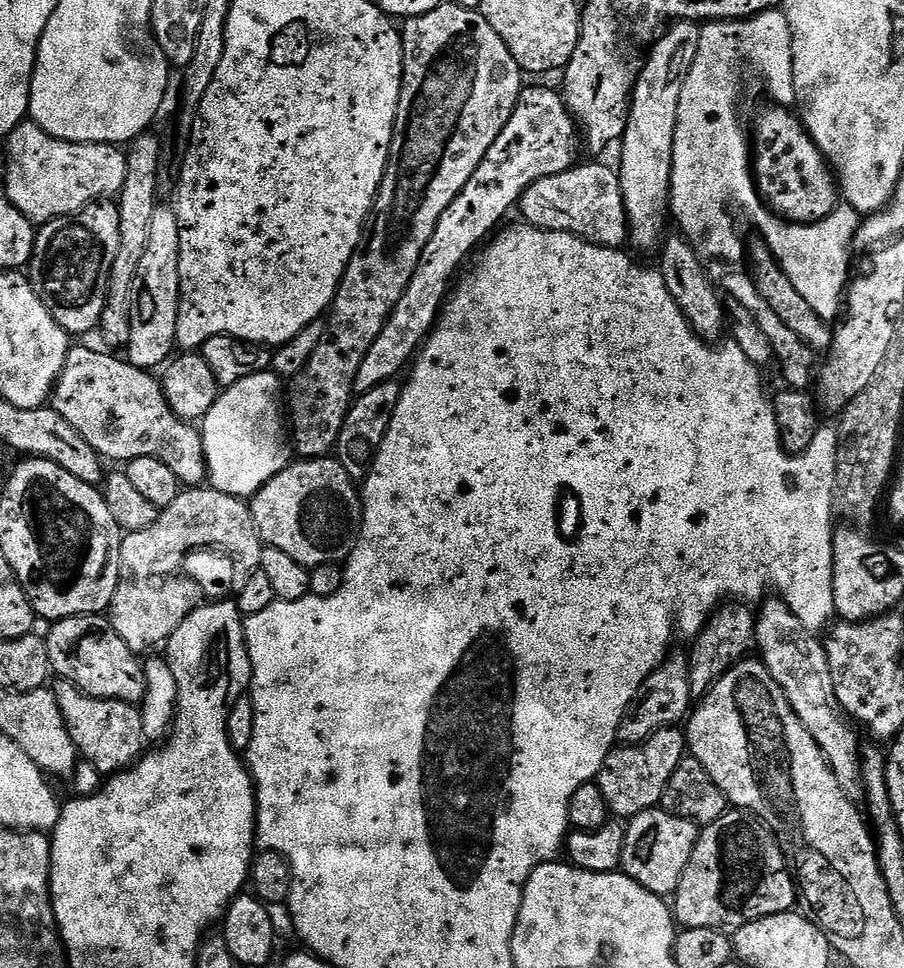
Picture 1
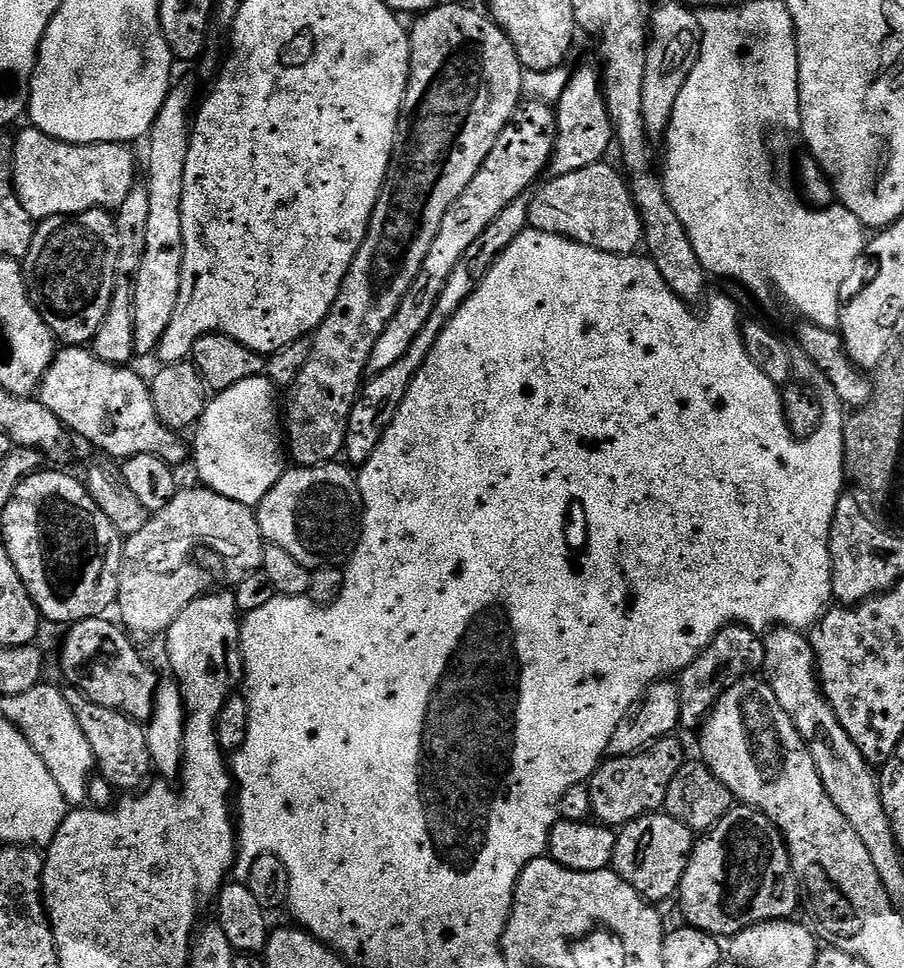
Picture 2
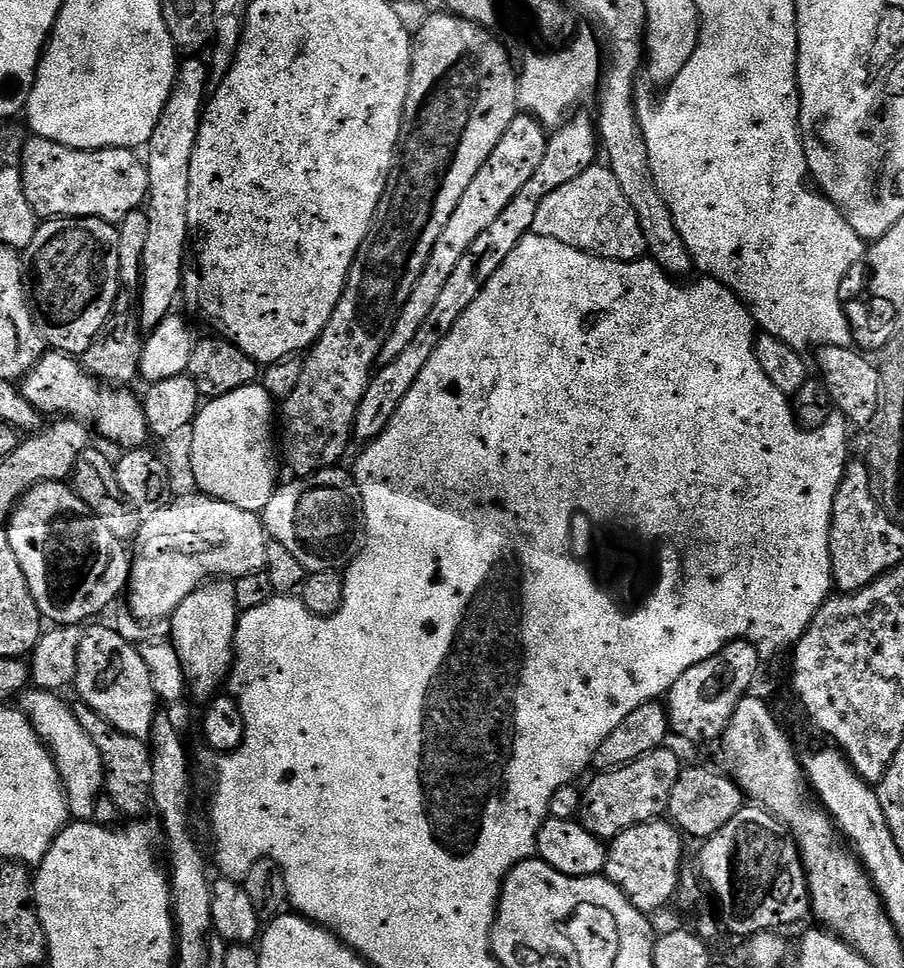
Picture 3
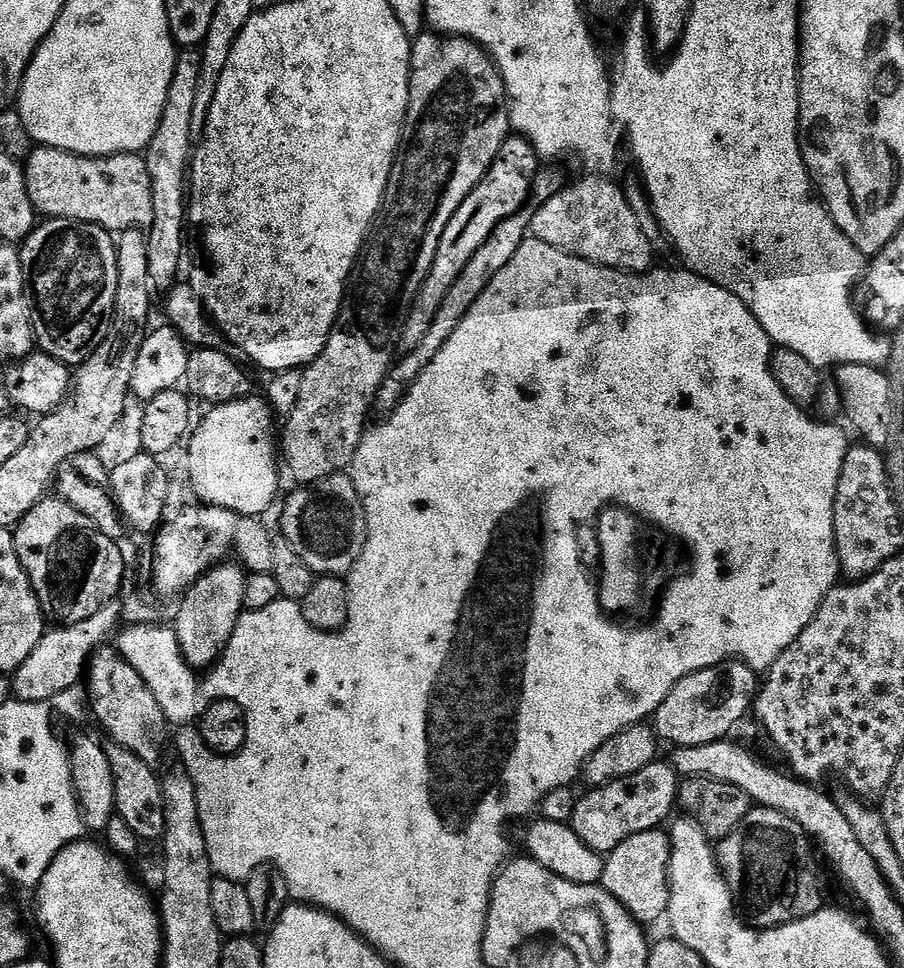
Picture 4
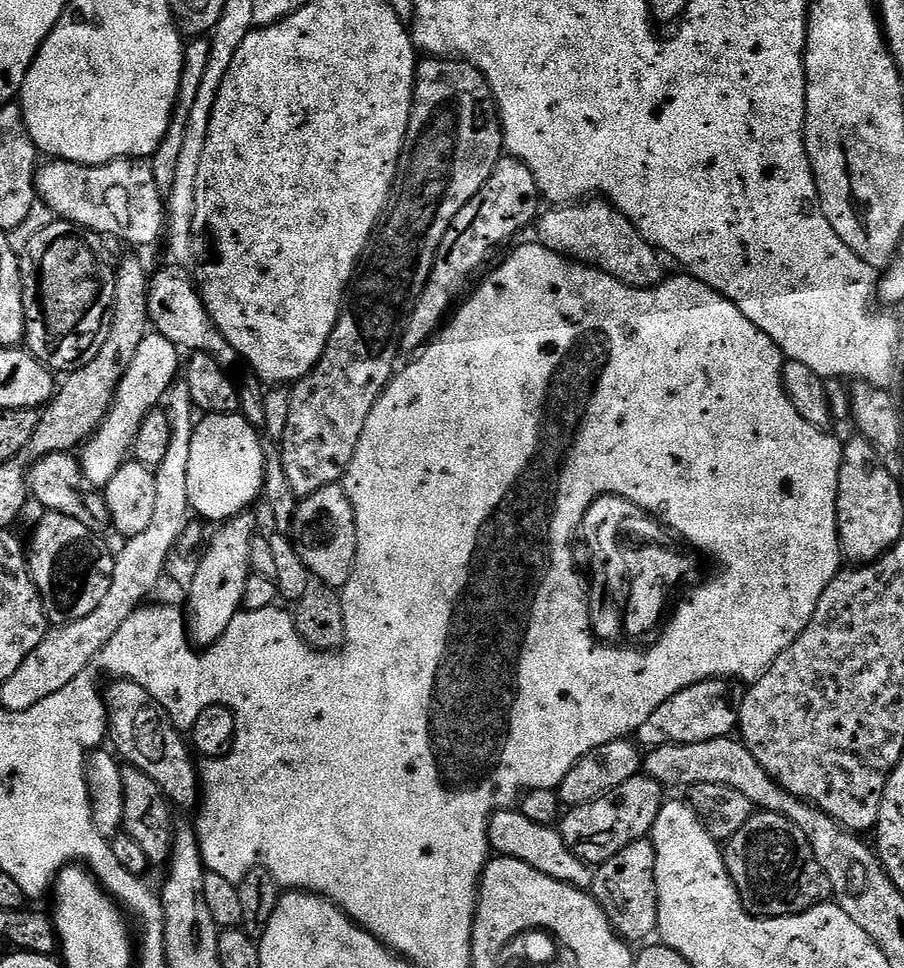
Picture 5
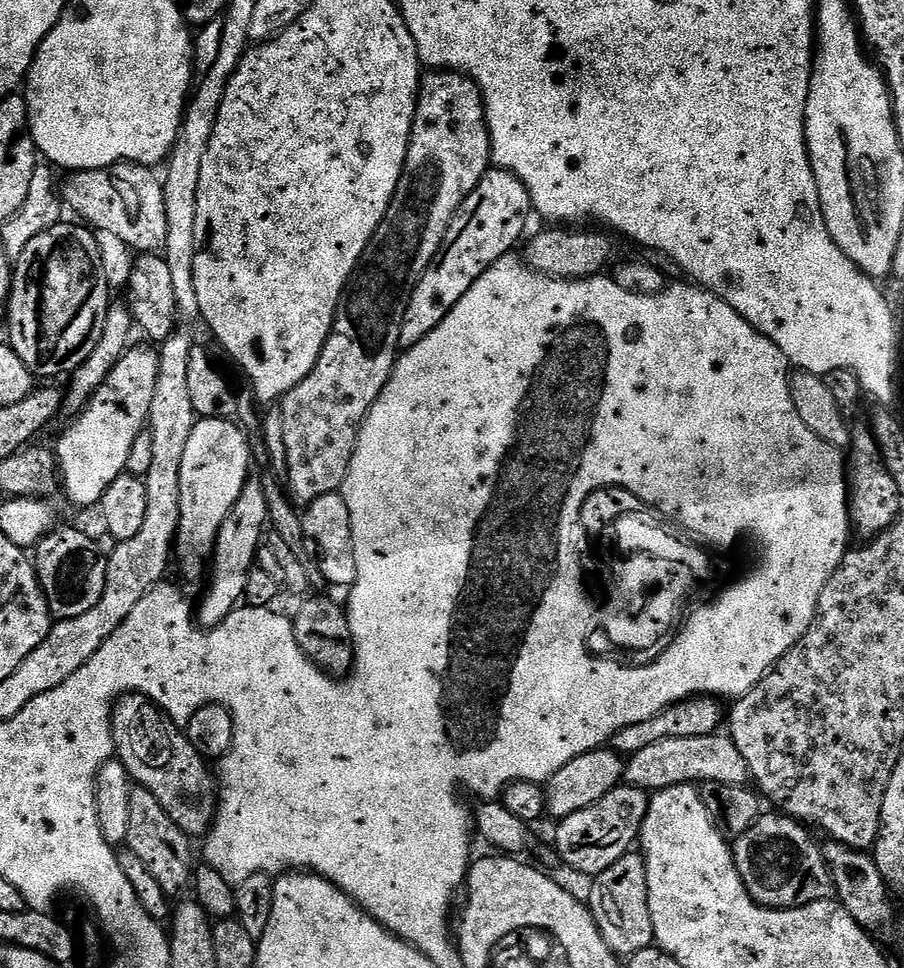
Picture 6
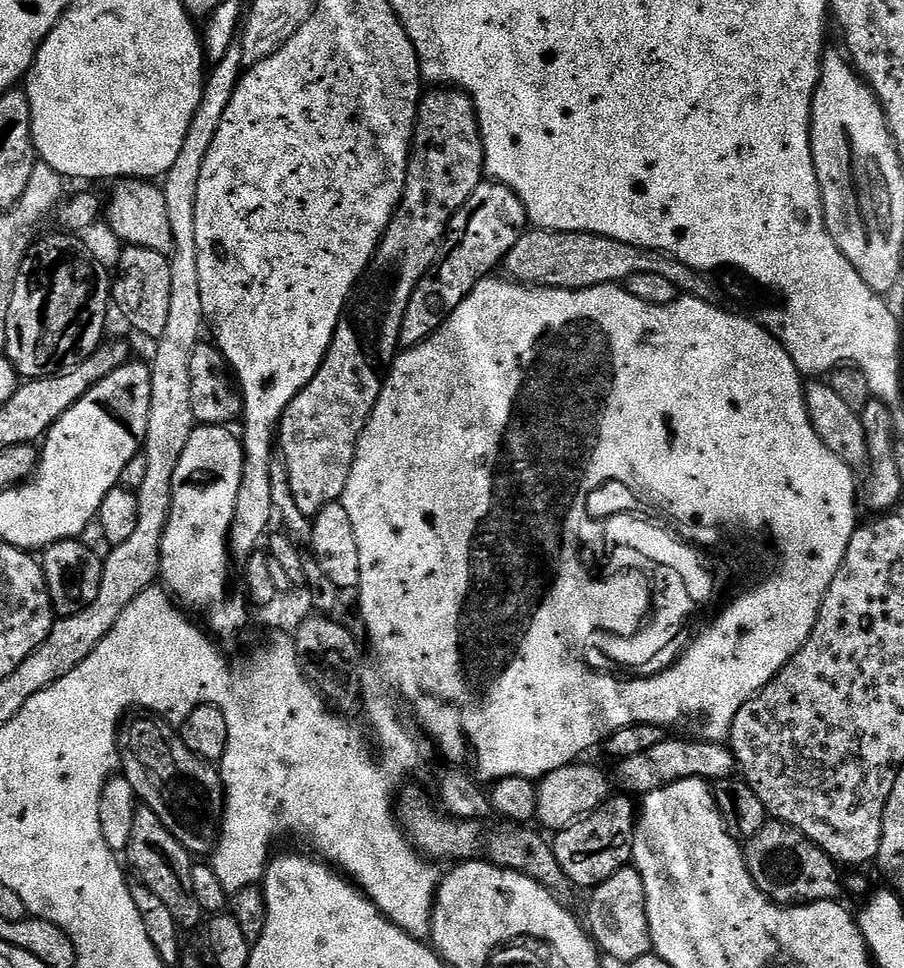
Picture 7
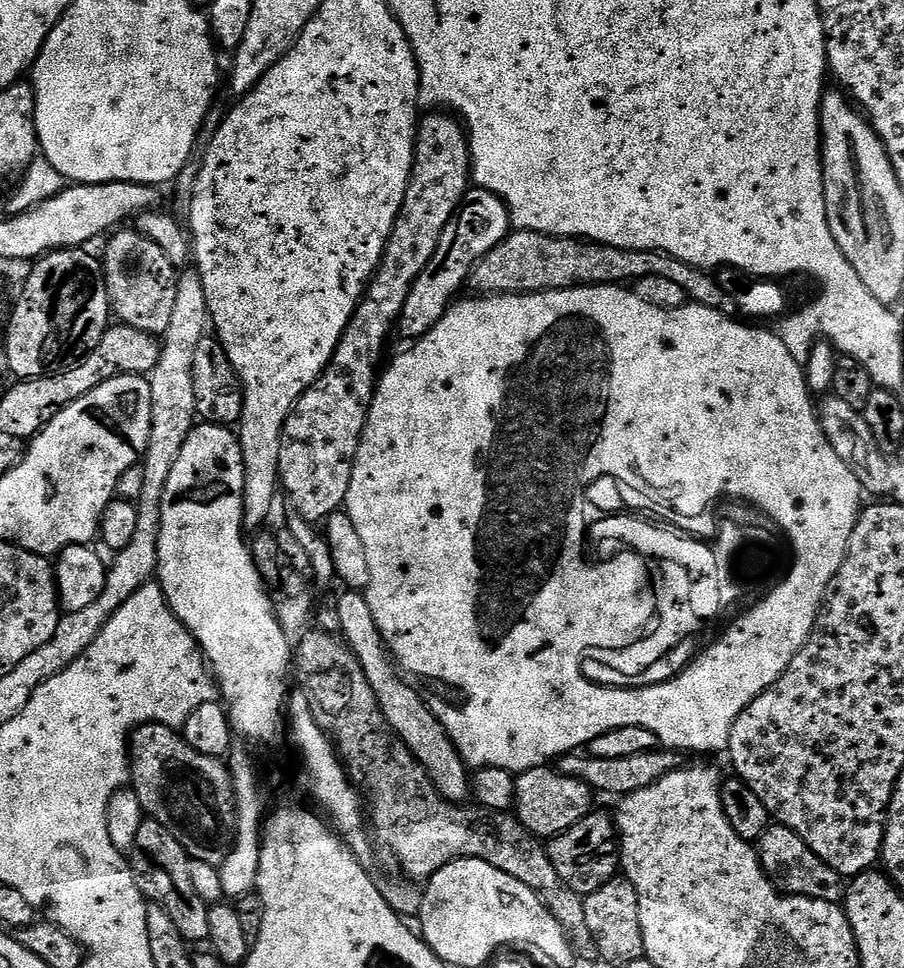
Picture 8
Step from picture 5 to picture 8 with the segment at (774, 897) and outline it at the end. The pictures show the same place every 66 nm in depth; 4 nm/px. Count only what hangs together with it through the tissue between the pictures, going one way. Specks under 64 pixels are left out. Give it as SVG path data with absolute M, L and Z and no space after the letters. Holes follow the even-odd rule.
M769 826L758 841L760 868L768 875L768 881L776 887L777 892L786 896L805 896L811 900L821 900L831 904L840 904L846 895L842 878L794 830L779 826Z

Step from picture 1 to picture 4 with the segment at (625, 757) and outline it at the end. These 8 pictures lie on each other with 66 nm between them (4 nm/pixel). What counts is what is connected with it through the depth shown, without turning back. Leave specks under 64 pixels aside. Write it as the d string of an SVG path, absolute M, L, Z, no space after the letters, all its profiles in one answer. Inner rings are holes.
M657 762L650 766L642 766L638 774L630 774L626 778L618 778L601 788L588 790L576 801L576 809L570 825L574 834L590 848L601 854L612 852L626 838L634 834L642 834L651 828L660 828L663 820L673 815L678 804L680 780L676 769L668 762Z

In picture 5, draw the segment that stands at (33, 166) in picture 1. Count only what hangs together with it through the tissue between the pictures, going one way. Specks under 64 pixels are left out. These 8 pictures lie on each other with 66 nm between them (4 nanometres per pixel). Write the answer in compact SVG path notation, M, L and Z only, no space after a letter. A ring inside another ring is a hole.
M52 158L44 163L36 170L36 194L56 218L140 248L165 235L166 200L158 182L154 182L154 170L147 159L121 158L108 164L75 164Z

